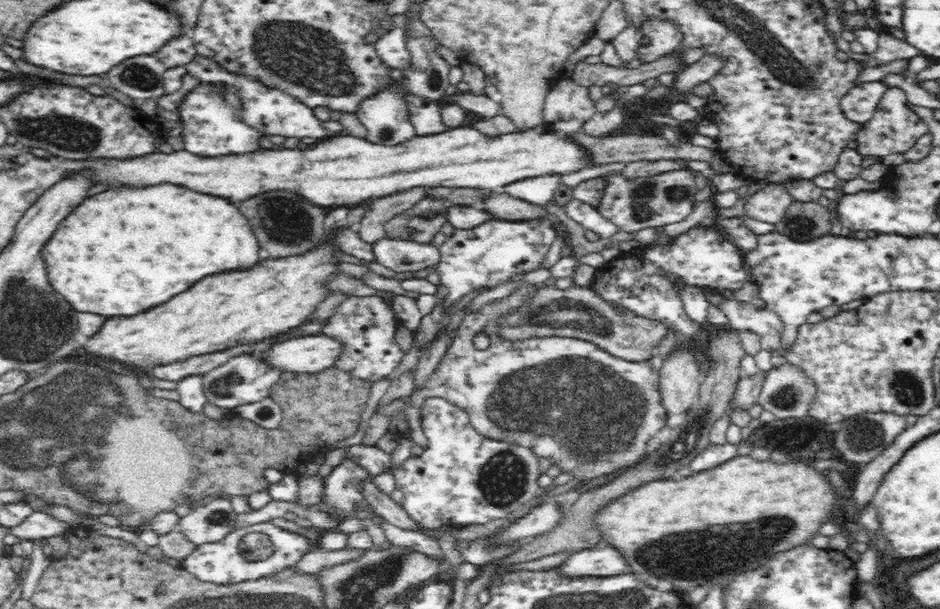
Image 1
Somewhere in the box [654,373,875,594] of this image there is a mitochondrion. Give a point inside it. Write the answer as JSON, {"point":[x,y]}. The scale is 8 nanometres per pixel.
{"point":[784,435]}

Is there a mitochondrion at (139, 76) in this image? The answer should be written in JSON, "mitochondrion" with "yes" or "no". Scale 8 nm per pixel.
{"mitochondrion":"yes"}

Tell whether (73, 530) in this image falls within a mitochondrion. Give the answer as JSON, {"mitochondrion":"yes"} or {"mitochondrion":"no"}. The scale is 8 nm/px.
{"mitochondrion":"no"}

